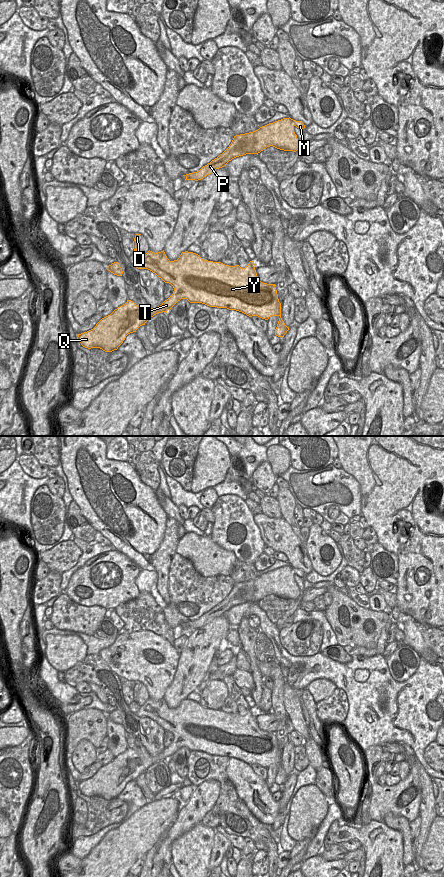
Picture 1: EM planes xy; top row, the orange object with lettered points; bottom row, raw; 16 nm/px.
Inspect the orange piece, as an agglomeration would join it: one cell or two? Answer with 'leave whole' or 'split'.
leave whole

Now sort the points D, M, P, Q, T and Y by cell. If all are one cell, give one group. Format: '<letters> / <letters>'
D M P Q T Y

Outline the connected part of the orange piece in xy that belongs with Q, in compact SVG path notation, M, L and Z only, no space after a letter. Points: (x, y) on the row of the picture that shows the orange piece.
M164 250L158 253L148 251L135 265L138 269L148 269L155 273L165 283L173 286L173 294L160 306L151 308L149 305L138 306L127 300L125 304L115 309L110 315L102 318L96 326L84 333L78 334L78 341L85 348L100 348L105 352L117 350L126 336L145 325L154 315L170 310L181 299L190 303L202 303L210 307L227 308L246 314L249 317L258 316L268 320L271 316L279 316L275 335L284 337L289 330L281 318L281 303L278 299L275 284L263 283L258 279L254 261L245 268L239 265L229 266L221 262L204 260L193 252L182 252L177 260L170 261Z

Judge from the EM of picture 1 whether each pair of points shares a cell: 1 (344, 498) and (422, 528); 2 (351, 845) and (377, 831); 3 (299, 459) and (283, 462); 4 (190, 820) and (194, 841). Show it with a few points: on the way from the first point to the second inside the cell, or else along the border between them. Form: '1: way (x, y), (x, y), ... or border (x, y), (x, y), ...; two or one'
1: border (357, 481), (360, 487), (360, 513), (362, 515); two
2: border (341, 842), (357, 840), (362, 846); two
3: border (283, 446), (289, 452), (291, 465); two
4: border (200, 822), (172, 841); two

